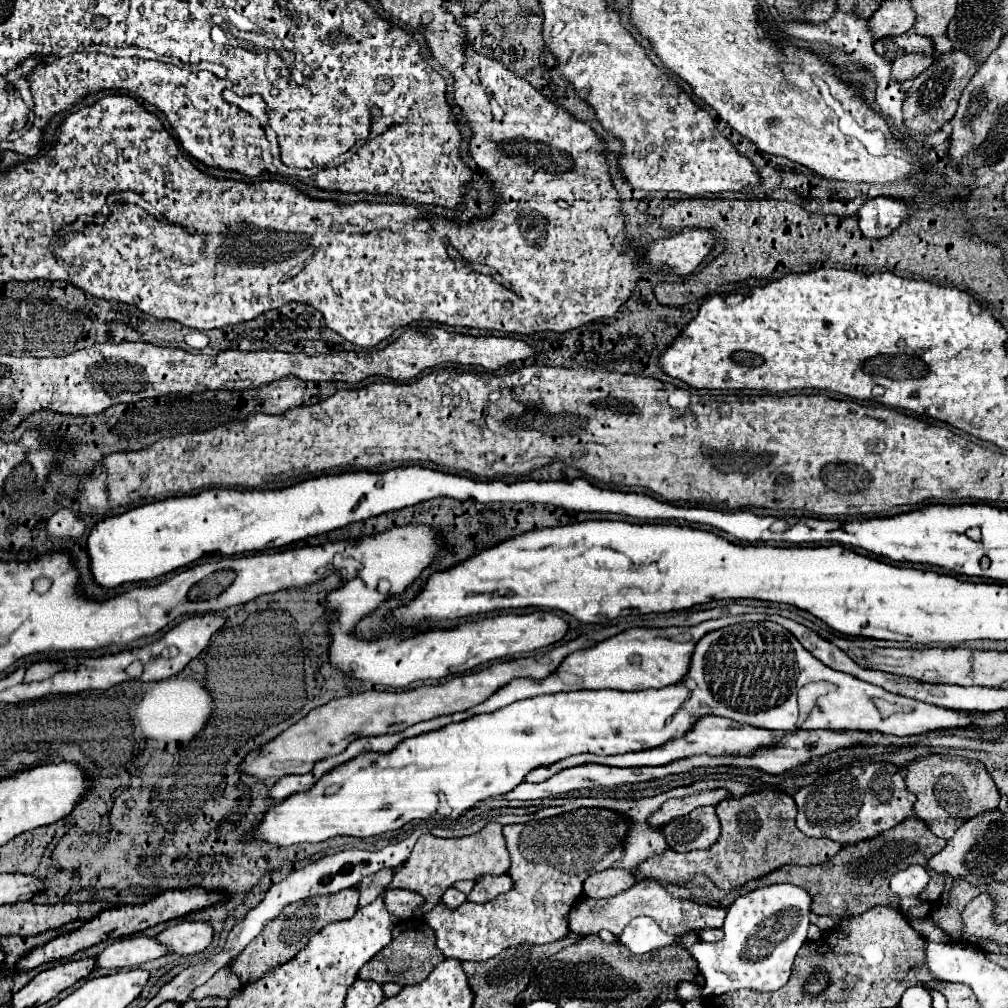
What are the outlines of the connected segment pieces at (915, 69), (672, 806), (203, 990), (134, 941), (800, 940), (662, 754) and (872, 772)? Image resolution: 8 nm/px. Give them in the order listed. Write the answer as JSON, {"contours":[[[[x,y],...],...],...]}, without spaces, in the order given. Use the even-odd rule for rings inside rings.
{"contours":[[[[926,52],[904,54],[904,56],[900,56],[900,58],[894,60],[894,64],[892,64],[892,78],[894,78],[894,80],[916,78],[916,76],[922,74],[932,62],[934,62],[934,56],[932,56],[932,54],[926,54]]],[[[706,790],[706,792],[696,792],[684,798],[674,798],[674,800],[666,800],[646,822],[648,826],[664,826],[674,818],[680,818],[684,814],[690,814],[694,808],[698,806],[716,806],[718,802],[726,800],[728,792],[726,790]]],[[[222,968],[214,974],[212,980],[208,980],[206,984],[202,984],[200,988],[196,988],[192,992],[192,1000],[202,1000],[206,996],[218,996],[218,998],[232,998],[234,994],[238,994],[240,988],[240,978],[236,978],[236,974],[230,972],[230,968]]],[[[132,936],[132,938],[122,938],[114,940],[104,952],[98,954],[98,966],[100,968],[138,968],[144,962],[162,958],[168,954],[168,948],[160,944],[156,938],[148,936]]],[[[772,884],[736,898],[728,908],[728,916],[722,926],[722,940],[696,942],[686,948],[704,976],[702,998],[728,994],[740,988],[762,992],[782,988],[790,978],[796,952],[806,942],[806,932],[810,926],[810,904],[810,894],[794,884]]],[[[706,716],[706,718],[700,718],[694,724],[694,728],[684,738],[666,742],[660,748],[642,750],[642,752],[628,752],[628,754],[620,754],[620,756],[594,756],[594,754],[570,756],[570,758],[564,758],[560,762],[554,762],[552,766],[540,766],[540,768],[532,770],[532,774],[528,774],[528,778],[526,778],[526,782],[544,782],[550,776],[554,776],[556,772],[560,772],[564,768],[580,766],[580,764],[606,764],[606,766],[632,768],[632,766],[664,766],[668,762],[674,762],[674,760],[680,760],[680,758],[690,758],[690,756],[696,756],[696,754],[708,754],[708,756],[720,756],[720,754],[748,756],[748,754],[754,754],[760,748],[774,746],[782,736],[784,734],[774,732],[774,730],[764,730],[764,728],[756,728],[756,726],[744,726],[740,722],[732,722],[732,720],[720,718],[720,716]]],[[[868,764],[862,768],[850,768],[850,770],[838,770],[830,772],[826,776],[816,778],[810,786],[800,788],[794,794],[794,802],[798,804],[798,816],[796,826],[800,832],[812,838],[832,838],[842,844],[856,844],[862,840],[870,840],[884,830],[894,828],[896,824],[904,822],[912,816],[912,806],[916,802],[916,796],[906,788],[902,770],[894,764]]]]}

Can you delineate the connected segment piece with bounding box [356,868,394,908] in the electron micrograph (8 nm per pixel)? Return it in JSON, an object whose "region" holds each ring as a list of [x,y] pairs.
{"region":[[[384,868],[384,870],[380,870],[380,872],[376,872],[376,874],[368,876],[368,878],[364,878],[364,880],[356,886],[356,890],[360,892],[360,904],[358,904],[358,906],[362,908],[362,906],[374,902],[378,896],[382,896],[384,890],[388,888],[390,880],[392,880],[392,874],[394,874],[394,872],[392,872],[390,868]]]}

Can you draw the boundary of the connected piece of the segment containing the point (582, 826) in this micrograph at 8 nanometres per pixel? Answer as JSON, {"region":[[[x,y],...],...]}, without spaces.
{"region":[[[582,808],[570,814],[532,820],[528,824],[510,824],[504,826],[504,838],[508,844],[508,852],[512,858],[512,866],[508,874],[514,880],[514,890],[496,896],[486,904],[464,902],[456,910],[450,910],[438,904],[430,914],[426,914],[426,922],[432,926],[436,934],[436,946],[442,950],[446,958],[464,960],[490,960],[492,956],[500,954],[502,950],[518,944],[548,944],[560,940],[568,934],[568,922],[564,916],[574,906],[574,900],[580,898],[582,884],[590,874],[602,872],[606,868],[616,866],[622,858],[624,836],[628,830],[628,822],[612,812],[612,810],[598,810],[598,808]]]}

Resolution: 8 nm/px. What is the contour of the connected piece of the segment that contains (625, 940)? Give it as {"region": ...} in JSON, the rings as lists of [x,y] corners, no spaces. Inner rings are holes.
{"region":[[[640,916],[625,927],[620,935],[620,942],[632,953],[642,955],[668,944],[678,944],[678,936],[660,930],[660,926],[651,918]]]}

